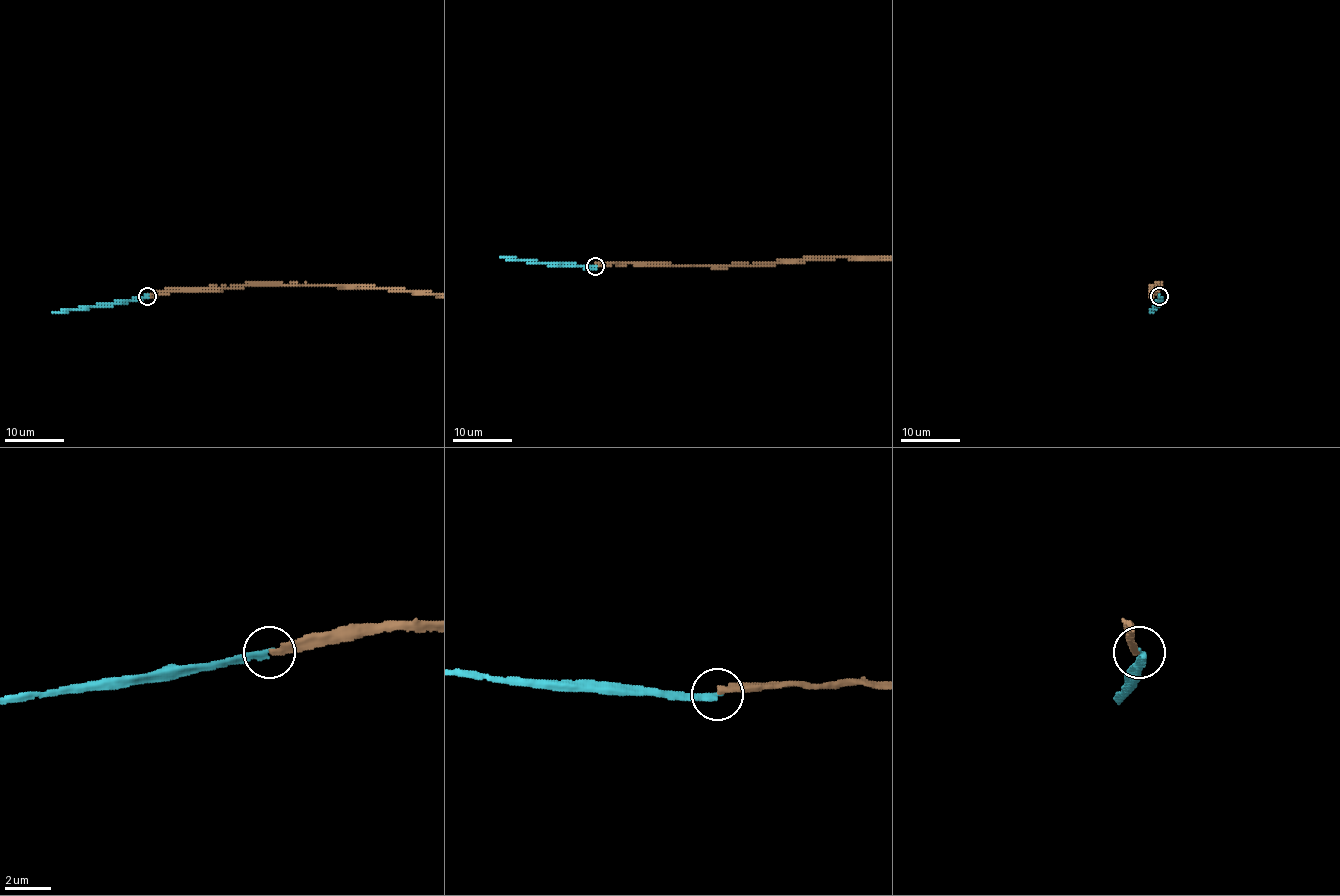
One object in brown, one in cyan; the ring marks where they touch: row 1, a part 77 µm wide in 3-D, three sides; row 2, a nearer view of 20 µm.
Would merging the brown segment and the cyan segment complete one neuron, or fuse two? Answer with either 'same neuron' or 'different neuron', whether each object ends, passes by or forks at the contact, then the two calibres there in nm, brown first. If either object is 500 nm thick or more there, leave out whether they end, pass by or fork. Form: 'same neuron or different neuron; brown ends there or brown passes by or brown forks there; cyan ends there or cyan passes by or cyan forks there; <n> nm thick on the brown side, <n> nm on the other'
different neuron; brown ends there; cyan ends there; 280 nm thick on the brown side, 280 nm on the other

